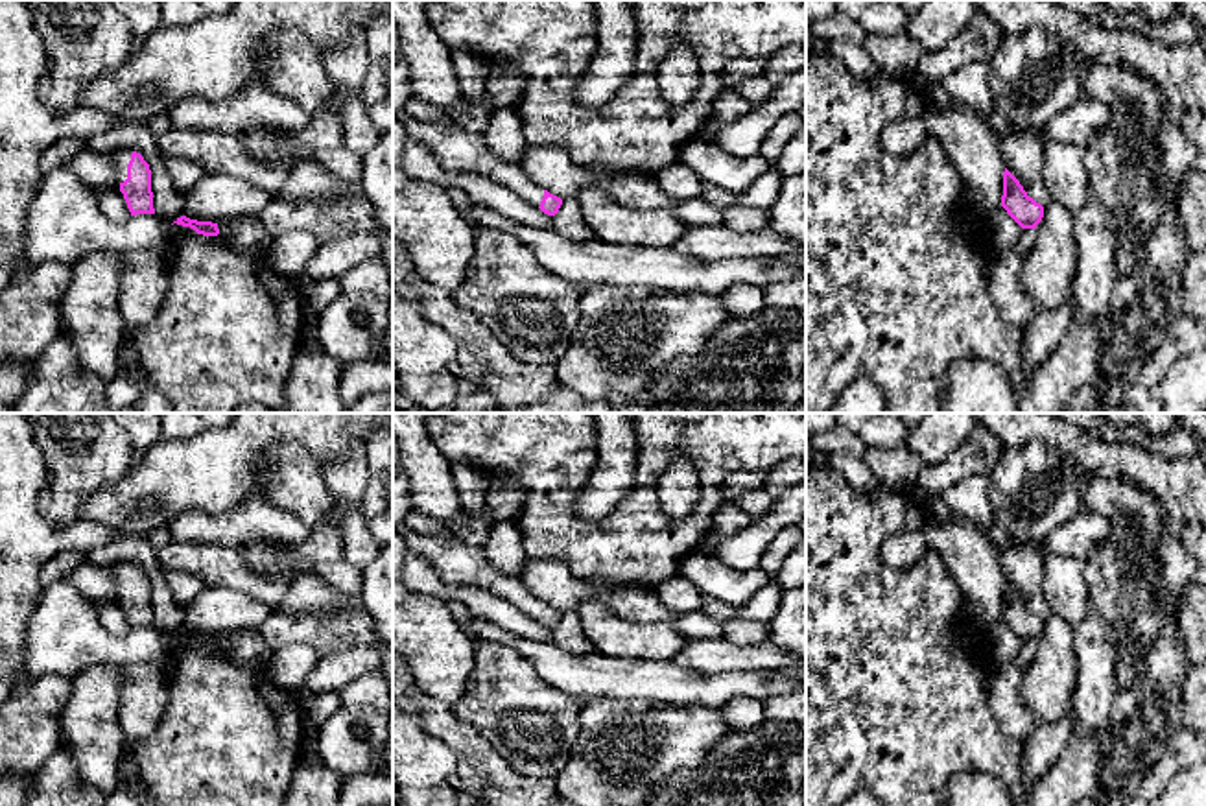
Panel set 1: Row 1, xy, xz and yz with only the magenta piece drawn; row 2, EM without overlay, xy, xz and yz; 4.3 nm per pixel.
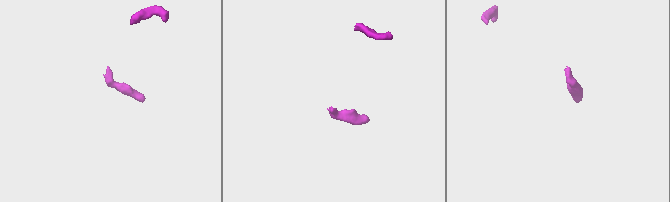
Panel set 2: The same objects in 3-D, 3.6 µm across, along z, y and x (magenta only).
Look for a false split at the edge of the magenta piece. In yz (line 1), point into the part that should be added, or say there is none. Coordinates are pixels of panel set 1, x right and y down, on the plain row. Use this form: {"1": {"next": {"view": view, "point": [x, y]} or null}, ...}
{"1": {"next": null}}

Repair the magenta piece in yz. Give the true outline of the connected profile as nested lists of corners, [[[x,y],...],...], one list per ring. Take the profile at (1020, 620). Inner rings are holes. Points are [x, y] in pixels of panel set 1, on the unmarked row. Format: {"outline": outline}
{"outline": [[[1005,581],[1001,620],[1022,642],[1036,642],[1044,620],[1027,609],[1020,594]]]}

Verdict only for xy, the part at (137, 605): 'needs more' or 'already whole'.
needs more

